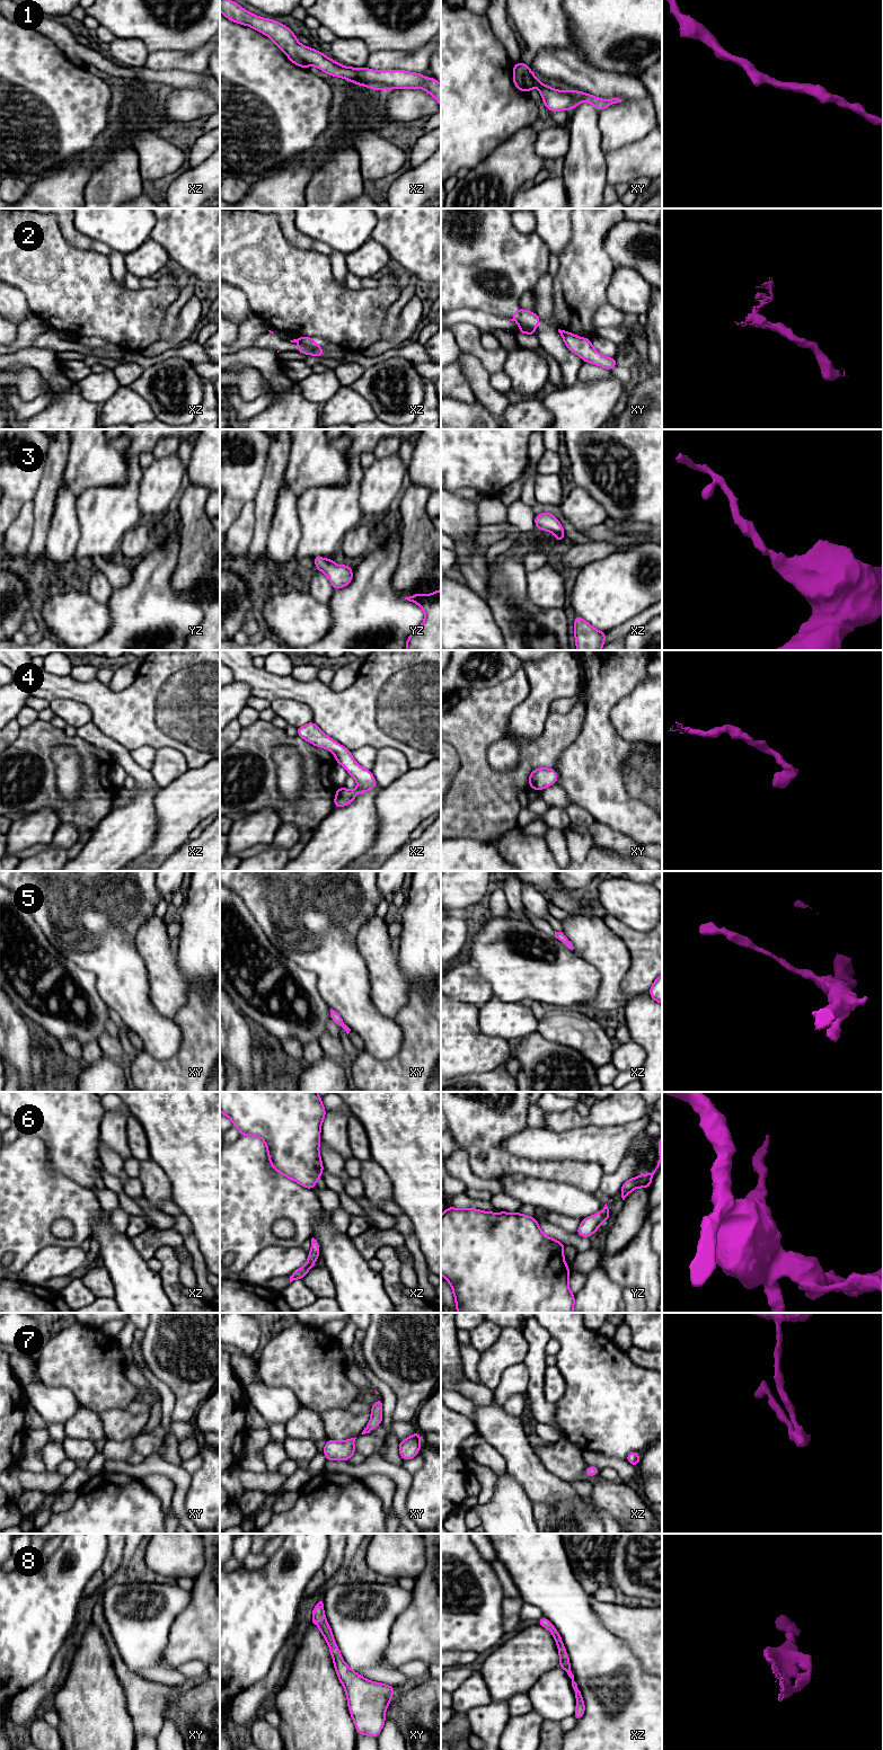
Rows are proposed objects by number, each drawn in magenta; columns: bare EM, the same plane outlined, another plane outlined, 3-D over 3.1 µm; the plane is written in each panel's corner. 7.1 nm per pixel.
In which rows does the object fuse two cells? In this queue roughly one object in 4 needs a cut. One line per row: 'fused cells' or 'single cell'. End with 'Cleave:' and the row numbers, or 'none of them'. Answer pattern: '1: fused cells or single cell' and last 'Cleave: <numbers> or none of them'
1: single cell
2: fused cells
3: single cell
4: single cell
5: single cell
6: single cell
7: single cell
8: single cell
Cleave: 2

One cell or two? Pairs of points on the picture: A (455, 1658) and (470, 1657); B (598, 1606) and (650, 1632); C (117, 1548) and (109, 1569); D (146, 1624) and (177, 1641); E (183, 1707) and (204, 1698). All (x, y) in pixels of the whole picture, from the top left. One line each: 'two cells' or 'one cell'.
A: one cell
B: one cell
C: one cell
D: two cells
E: one cell

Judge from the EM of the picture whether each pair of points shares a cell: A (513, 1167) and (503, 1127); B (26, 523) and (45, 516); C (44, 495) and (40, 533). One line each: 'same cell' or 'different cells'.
A: same cell
B: different cells
C: same cell

